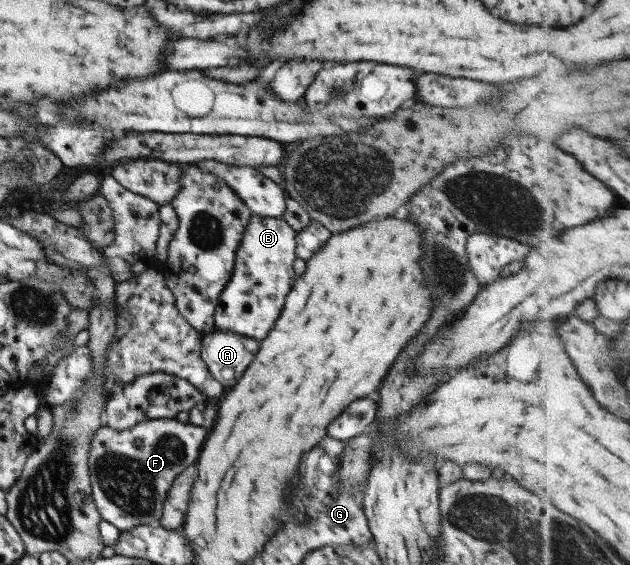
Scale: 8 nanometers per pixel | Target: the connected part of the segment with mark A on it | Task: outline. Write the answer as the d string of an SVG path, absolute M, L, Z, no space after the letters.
M216 329L200 334L199 342L200 358L223 386L236 383L259 348L259 340Z

